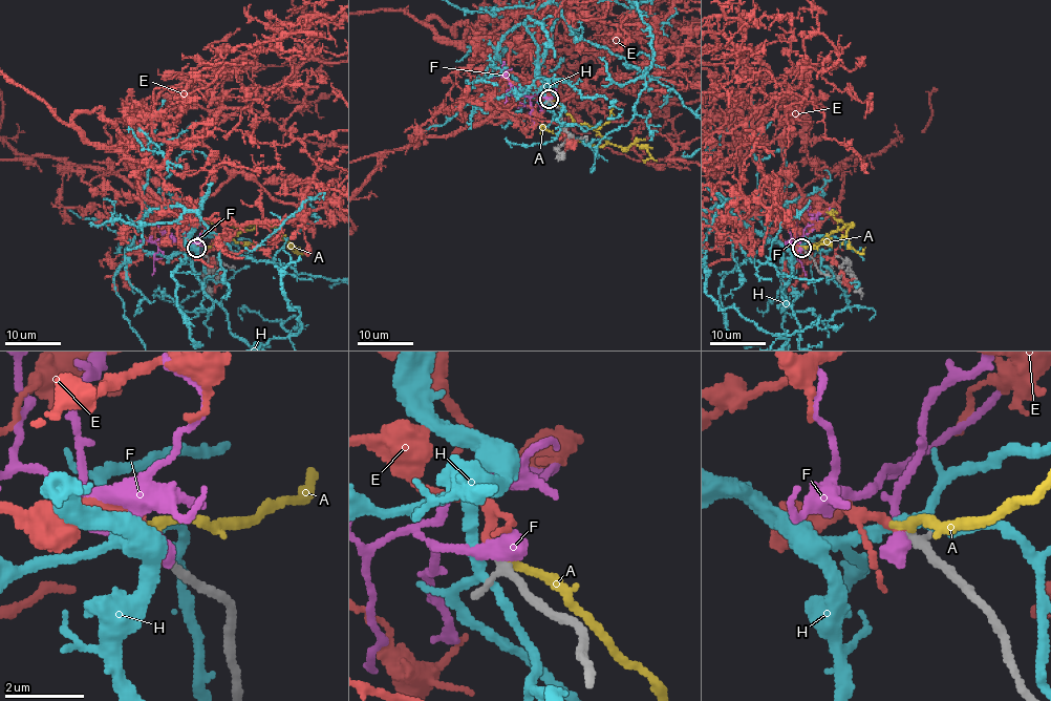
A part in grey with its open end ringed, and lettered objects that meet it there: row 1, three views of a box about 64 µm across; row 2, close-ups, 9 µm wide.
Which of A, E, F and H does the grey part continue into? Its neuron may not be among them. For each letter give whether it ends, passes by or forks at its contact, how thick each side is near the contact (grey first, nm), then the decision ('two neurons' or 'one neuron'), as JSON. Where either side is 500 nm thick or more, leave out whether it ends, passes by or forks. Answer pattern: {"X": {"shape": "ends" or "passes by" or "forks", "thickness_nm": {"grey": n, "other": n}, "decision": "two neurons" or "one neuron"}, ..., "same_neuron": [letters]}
{"A": {"shape": "ends", "thickness_nm": {"grey": 260, "other": 260}, "decision": "two neurons"}, "E": {"shape": "ends", "thickness_nm": {"grey": 240, "other": 200}, "decision": "one neuron"}, "F": {"thickness_nm": {"grey": 240, "other": 550}, "decision": "two neurons"}, "H": {"shape": "forks", "thickness_nm": {"grey": 240, "other": 220}, "decision": "two neurons"}, "same_neuron": ["E"]}

